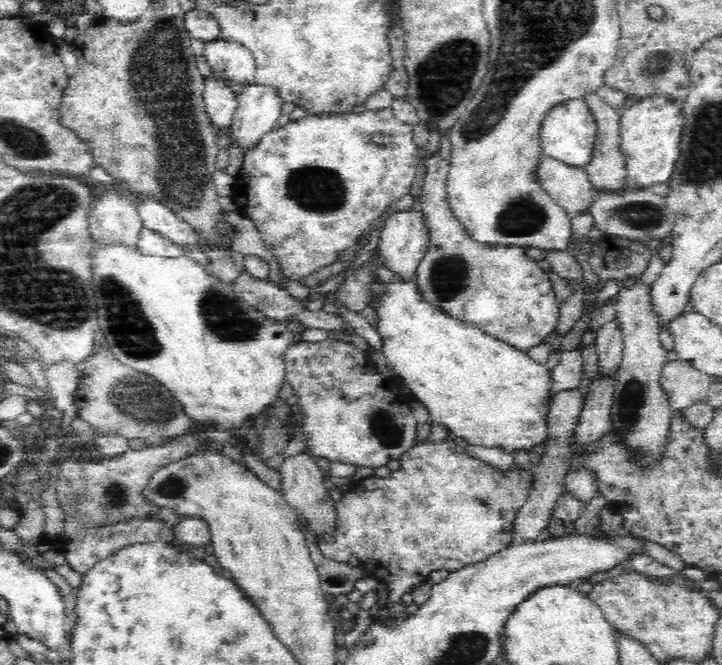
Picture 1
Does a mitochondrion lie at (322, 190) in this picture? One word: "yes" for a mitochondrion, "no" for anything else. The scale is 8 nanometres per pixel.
yes

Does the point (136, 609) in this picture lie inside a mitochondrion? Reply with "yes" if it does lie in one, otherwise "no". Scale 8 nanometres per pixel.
no

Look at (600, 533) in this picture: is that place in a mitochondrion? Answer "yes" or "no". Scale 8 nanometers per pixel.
no

